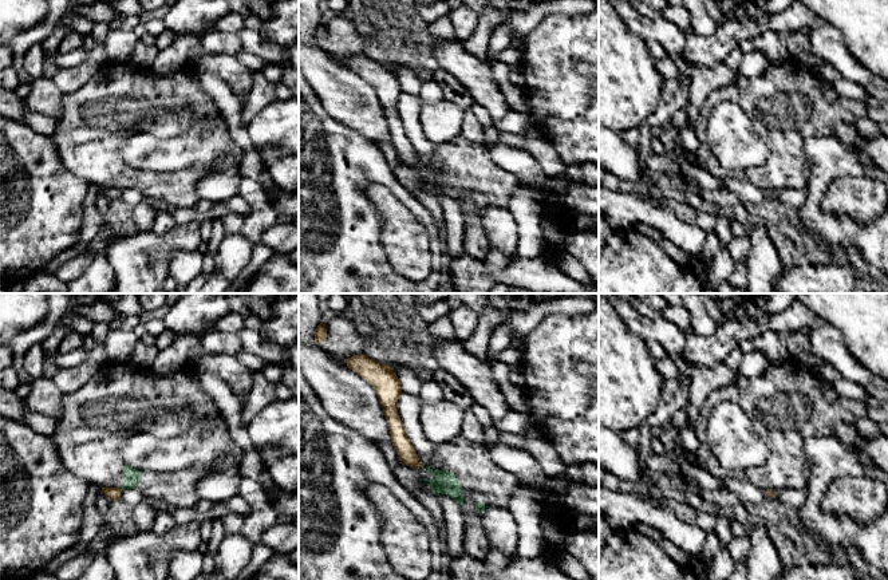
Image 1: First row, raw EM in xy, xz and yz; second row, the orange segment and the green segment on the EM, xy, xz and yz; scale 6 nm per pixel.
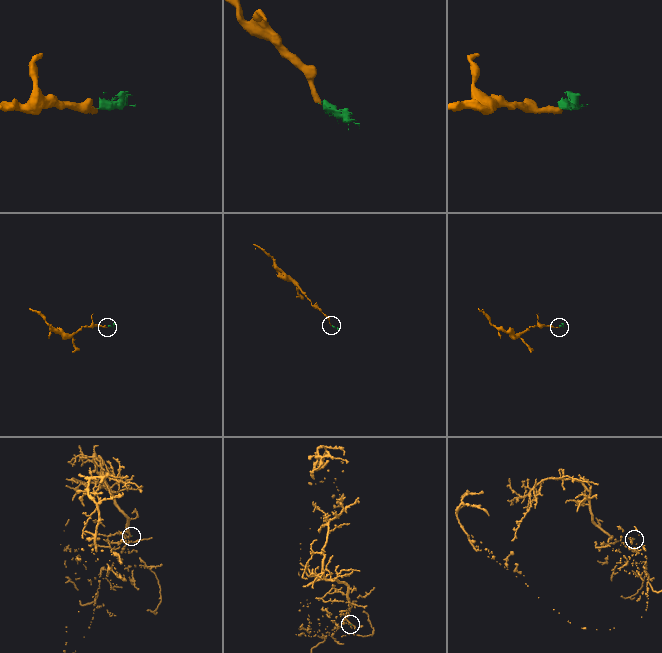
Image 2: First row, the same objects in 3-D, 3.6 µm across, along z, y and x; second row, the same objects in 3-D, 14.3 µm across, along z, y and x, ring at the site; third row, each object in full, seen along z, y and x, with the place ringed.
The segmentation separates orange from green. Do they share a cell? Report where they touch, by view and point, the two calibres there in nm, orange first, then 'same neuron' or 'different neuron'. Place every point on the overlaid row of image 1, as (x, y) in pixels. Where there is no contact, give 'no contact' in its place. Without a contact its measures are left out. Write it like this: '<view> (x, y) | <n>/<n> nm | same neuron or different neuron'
xz (419, 464) | 110/140 nm | different neuron

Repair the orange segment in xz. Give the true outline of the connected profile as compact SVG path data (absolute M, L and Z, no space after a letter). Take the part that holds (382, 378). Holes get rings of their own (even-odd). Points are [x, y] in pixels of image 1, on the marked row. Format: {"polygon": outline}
{"polygon": "M352 355L347 359L347 367L367 380L376 391L400 463L413 469L419 469L421 461L404 433L403 422L396 410L402 388L394 370L390 366L376 363L367 355Z"}

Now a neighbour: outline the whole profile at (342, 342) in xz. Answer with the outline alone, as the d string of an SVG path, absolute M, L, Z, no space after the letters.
M338 312L338 316L325 324L327 338L317 346L336 363L347 367L352 355L366 355L364 338L359 336L352 320Z

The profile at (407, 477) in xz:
M399 463L392 470L398 482L430 510L434 518L434 524L437 525L439 534L443 537L445 520L438 498L429 493L429 490L426 489L426 484L413 467Z

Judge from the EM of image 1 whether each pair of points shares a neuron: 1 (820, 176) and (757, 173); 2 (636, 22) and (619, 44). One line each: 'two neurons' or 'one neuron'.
1: two neurons
2: two neurons

